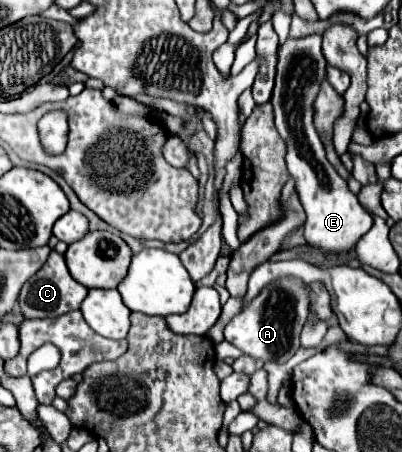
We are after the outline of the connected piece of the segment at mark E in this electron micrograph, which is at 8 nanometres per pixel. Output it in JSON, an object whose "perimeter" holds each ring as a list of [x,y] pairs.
{"perimeter":[[[306,36],[300,40],[288,38],[286,44],[280,46],[276,86],[270,102],[274,106],[276,128],[288,144],[288,172],[296,182],[296,194],[306,212],[304,238],[324,252],[344,252],[352,250],[356,242],[372,228],[374,218],[350,192],[346,180],[340,178],[332,164],[326,160],[324,146],[312,122],[312,104],[316,100],[320,82],[326,76],[326,60],[320,46],[322,36]]]}

